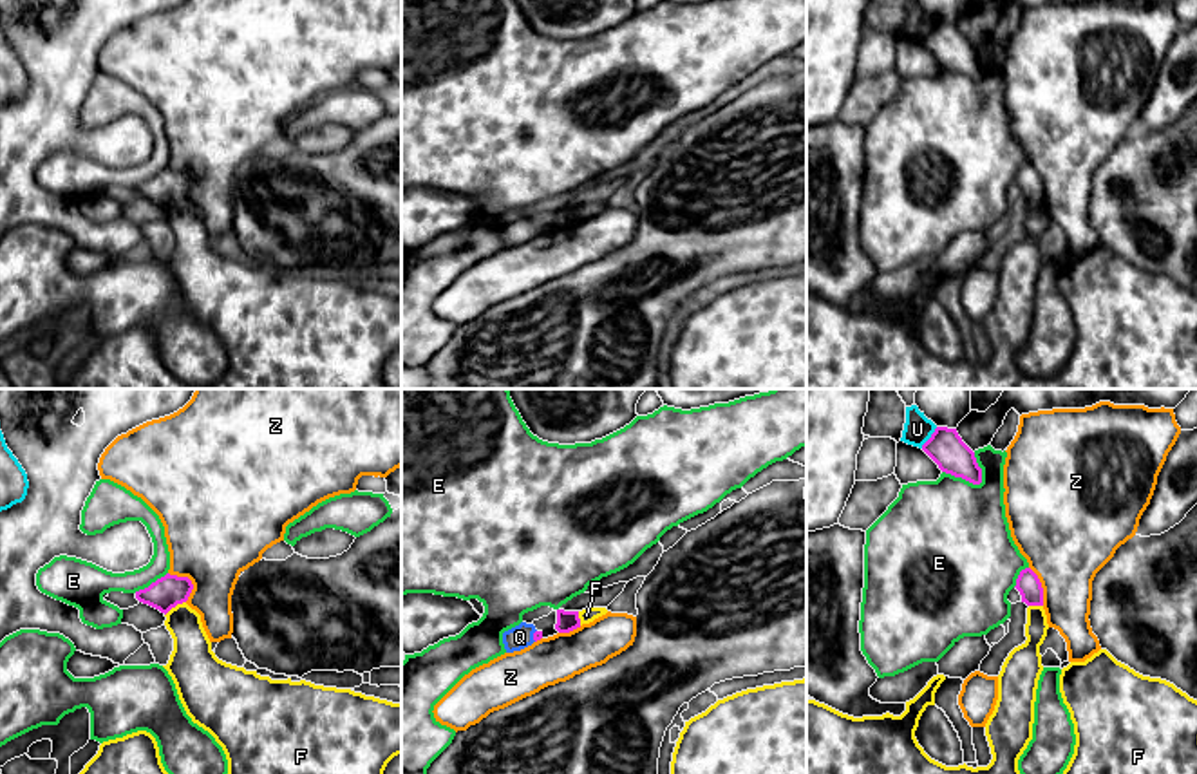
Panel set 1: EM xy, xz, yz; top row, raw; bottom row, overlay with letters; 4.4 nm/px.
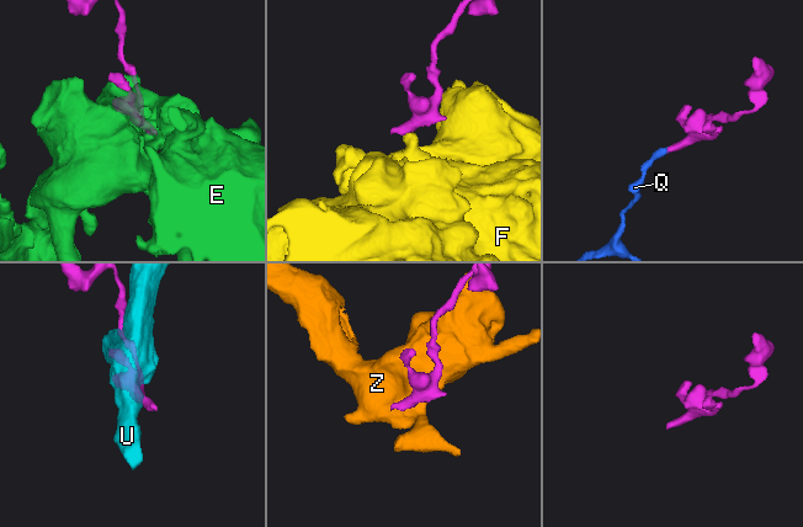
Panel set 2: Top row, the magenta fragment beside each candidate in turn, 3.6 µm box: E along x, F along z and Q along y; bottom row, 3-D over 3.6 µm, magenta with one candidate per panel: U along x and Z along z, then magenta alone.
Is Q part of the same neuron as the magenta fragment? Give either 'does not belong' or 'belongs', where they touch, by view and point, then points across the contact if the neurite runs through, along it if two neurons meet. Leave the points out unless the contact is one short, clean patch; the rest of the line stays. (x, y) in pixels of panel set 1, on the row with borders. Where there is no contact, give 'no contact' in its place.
belongs; meets magenta in xz at (534, 635); runs through xz (537, 635), (534, 635), (519, 637)

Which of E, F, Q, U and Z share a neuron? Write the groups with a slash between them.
E / F / Q / U / Z

